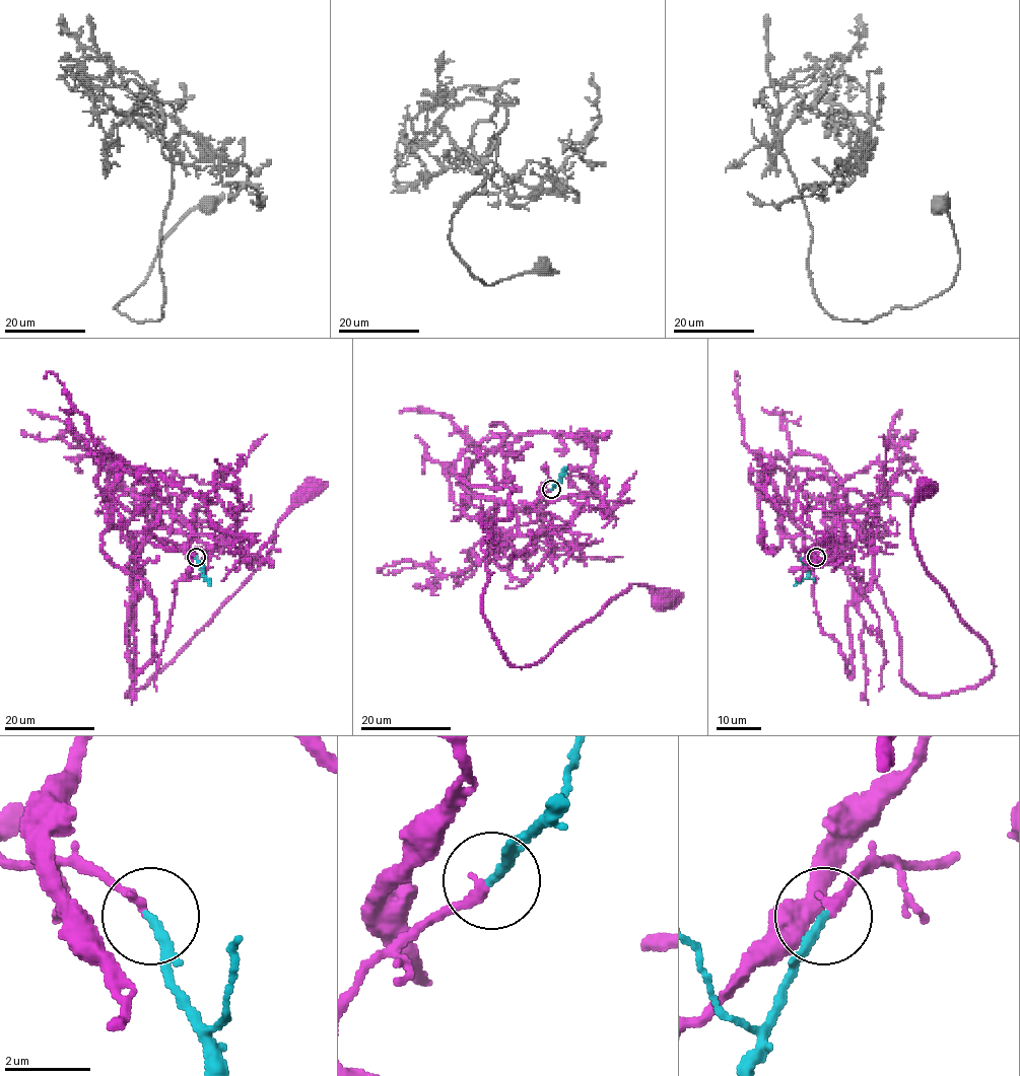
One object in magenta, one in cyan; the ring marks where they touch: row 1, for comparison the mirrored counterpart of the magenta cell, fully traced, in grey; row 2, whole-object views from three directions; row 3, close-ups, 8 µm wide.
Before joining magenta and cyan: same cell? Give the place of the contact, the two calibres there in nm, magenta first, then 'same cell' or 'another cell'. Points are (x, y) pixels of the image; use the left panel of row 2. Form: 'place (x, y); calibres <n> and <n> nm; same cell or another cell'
place (196, 557); calibres 240 and 220 nm; same cell

